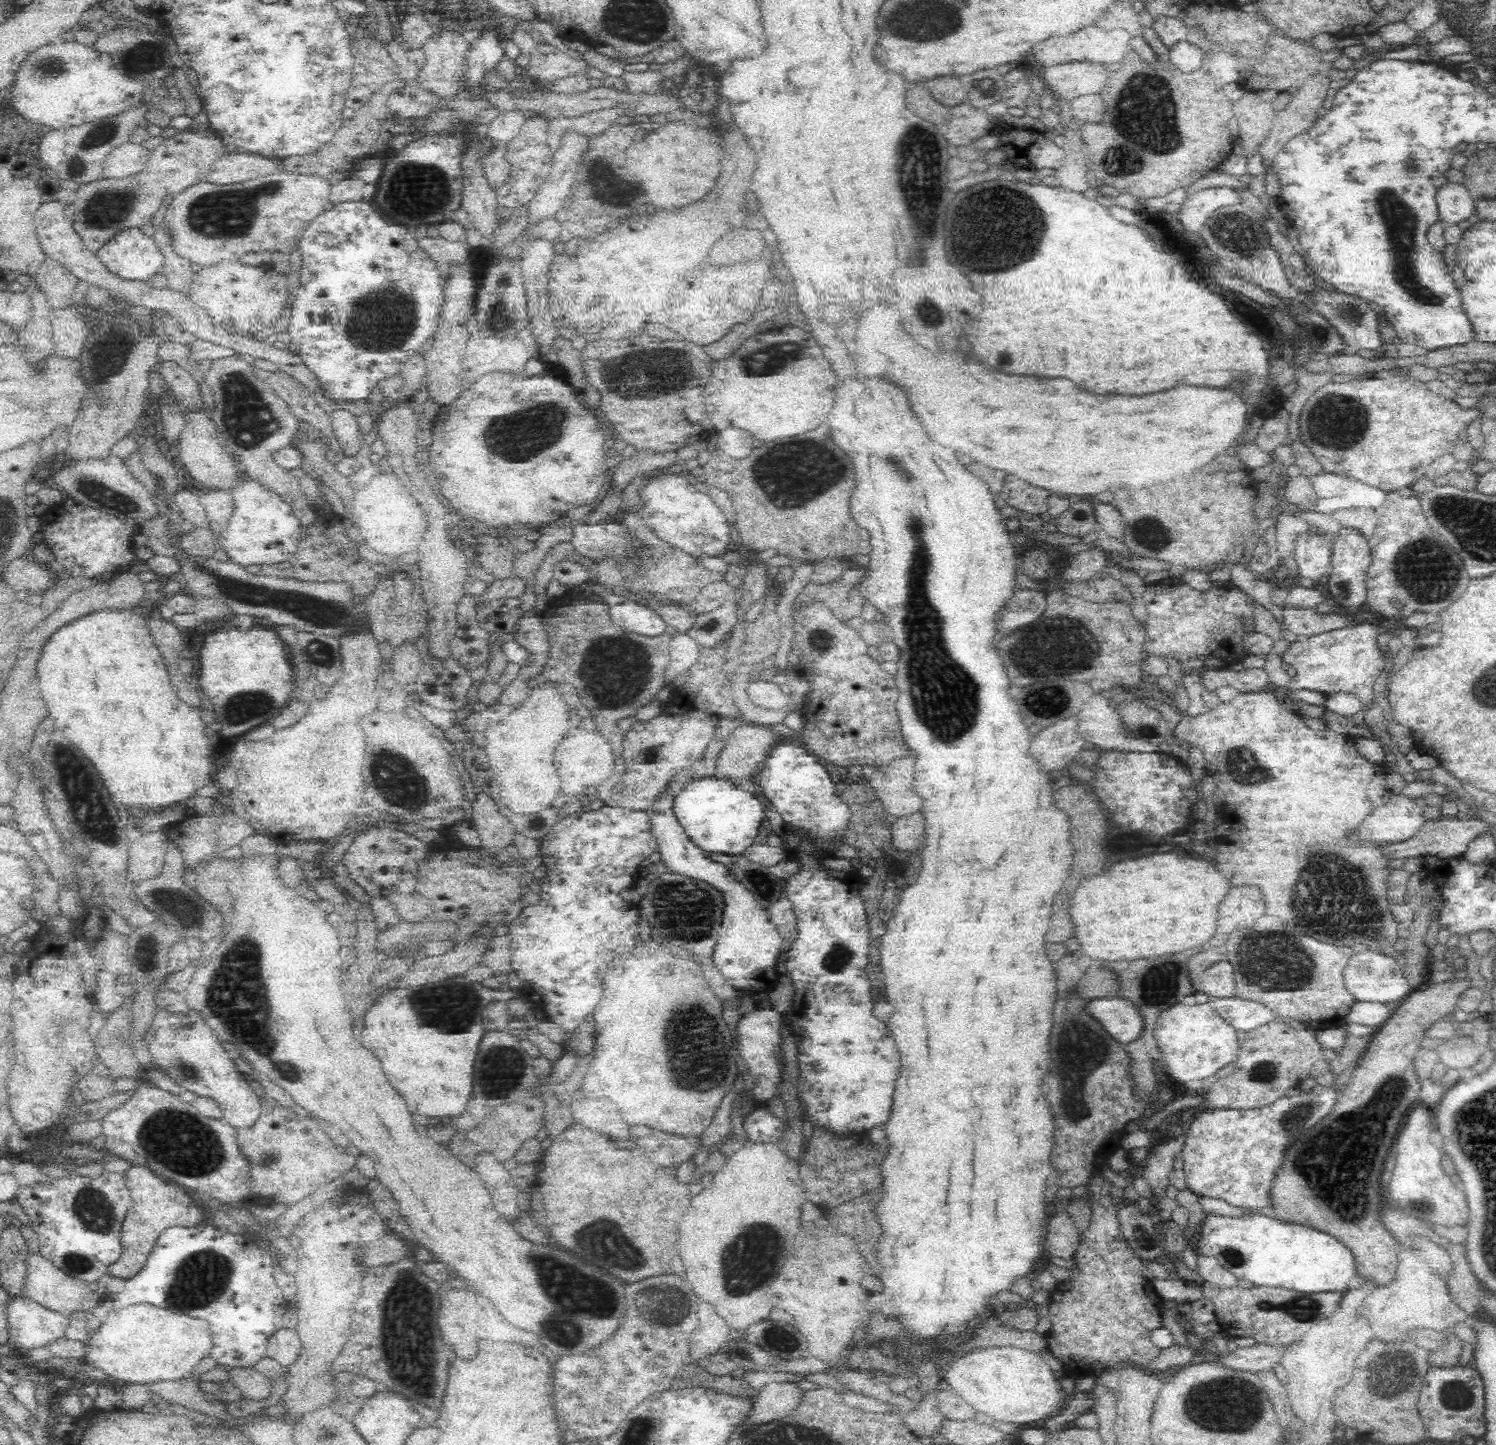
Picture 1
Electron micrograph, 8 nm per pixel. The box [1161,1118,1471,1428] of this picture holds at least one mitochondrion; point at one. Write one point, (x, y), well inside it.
(1397, 1377)

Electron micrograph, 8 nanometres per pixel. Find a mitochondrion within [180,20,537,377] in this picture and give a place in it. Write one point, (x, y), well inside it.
(384, 321)

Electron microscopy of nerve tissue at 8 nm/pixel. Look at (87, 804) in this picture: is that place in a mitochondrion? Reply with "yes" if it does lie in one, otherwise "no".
yes

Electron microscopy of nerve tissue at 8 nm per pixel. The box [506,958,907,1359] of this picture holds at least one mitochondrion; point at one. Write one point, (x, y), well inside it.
(573, 1293)

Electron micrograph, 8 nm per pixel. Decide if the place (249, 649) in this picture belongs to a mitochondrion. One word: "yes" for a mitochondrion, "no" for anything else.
no

